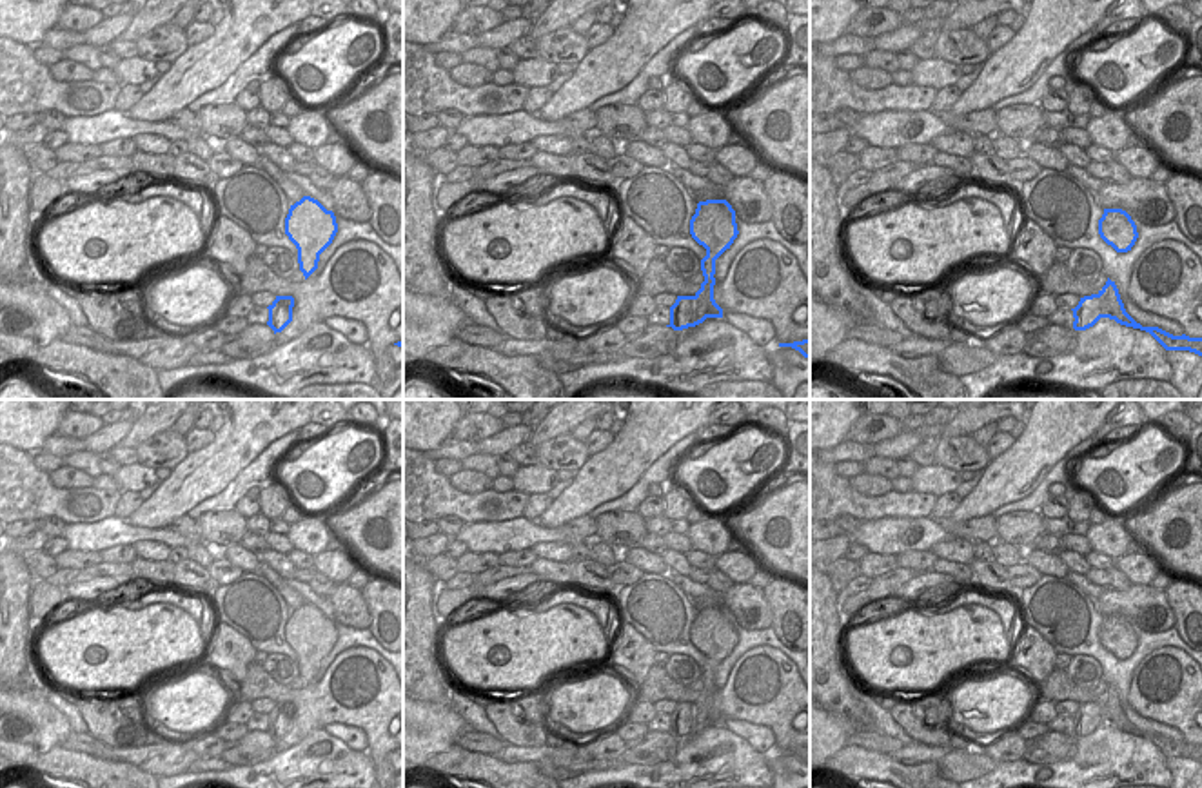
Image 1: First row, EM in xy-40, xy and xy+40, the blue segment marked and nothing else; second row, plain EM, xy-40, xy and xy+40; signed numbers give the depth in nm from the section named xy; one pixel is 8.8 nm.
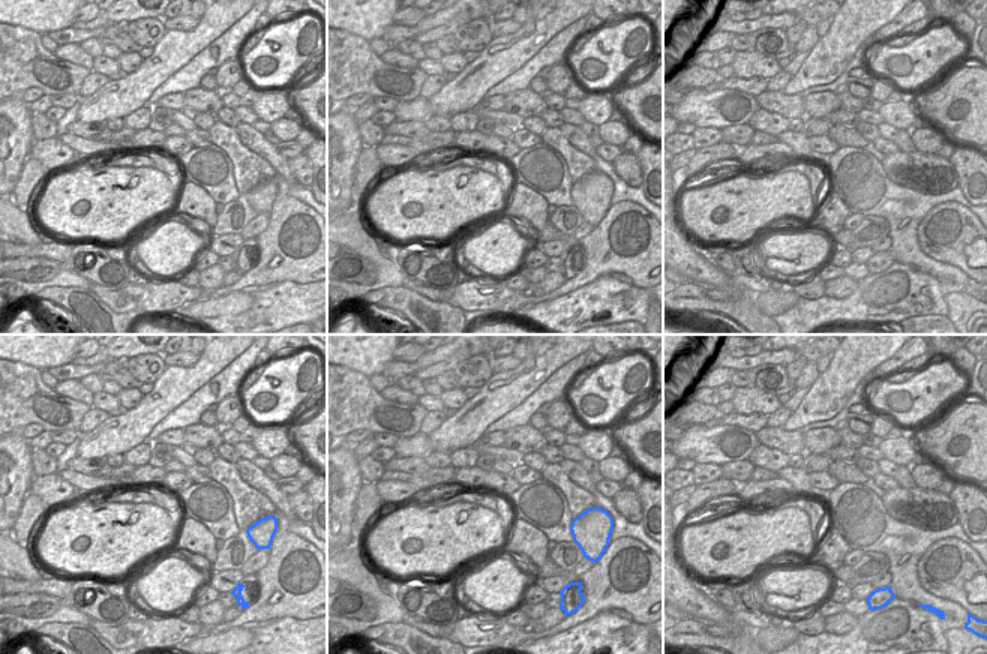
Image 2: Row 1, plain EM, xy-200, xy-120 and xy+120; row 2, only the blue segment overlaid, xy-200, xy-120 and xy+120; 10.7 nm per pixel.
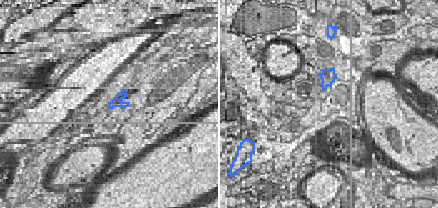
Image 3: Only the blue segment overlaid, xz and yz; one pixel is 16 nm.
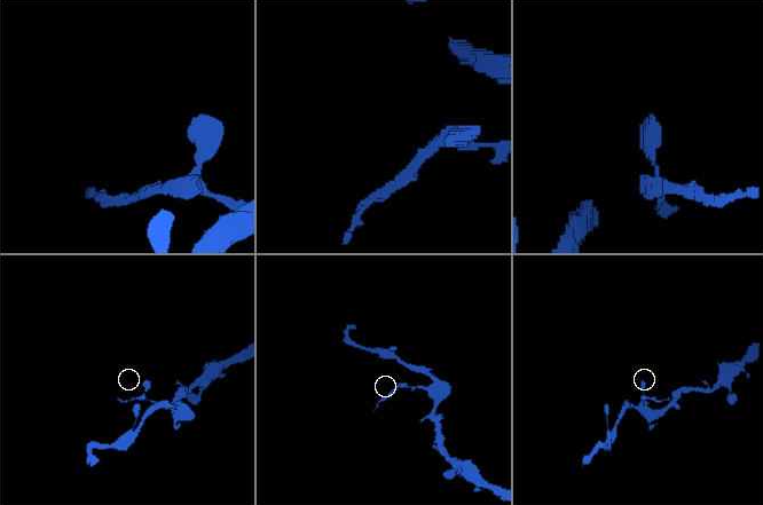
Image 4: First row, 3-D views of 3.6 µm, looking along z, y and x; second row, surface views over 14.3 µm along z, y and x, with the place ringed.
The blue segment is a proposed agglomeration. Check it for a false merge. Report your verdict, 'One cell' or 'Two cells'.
Two cells.

